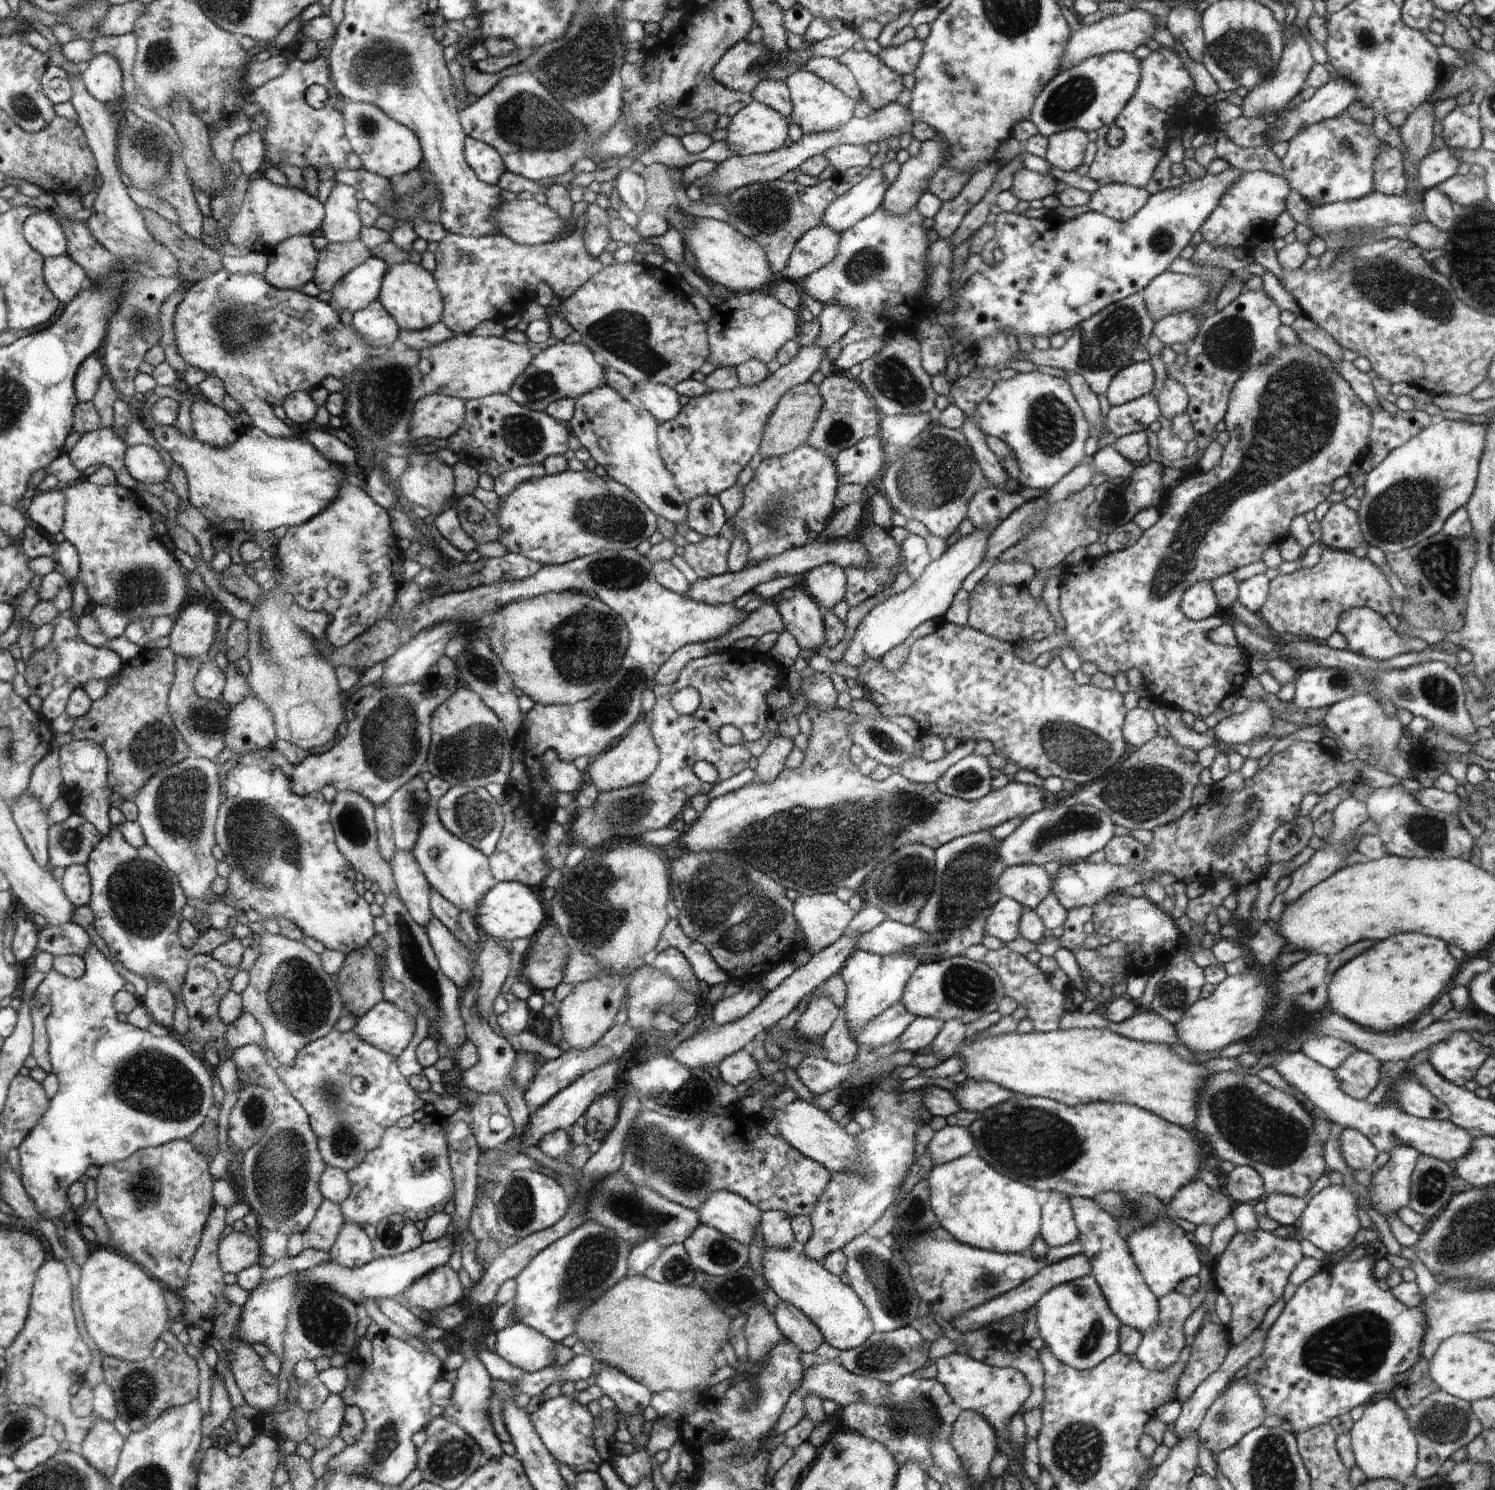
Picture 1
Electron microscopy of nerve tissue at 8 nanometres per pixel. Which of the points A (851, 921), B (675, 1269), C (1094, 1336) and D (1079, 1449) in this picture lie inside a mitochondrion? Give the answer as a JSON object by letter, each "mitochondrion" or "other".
{"A":"other","B":"mitochondrion","C":"mitochondrion","D":"mitochondrion"}

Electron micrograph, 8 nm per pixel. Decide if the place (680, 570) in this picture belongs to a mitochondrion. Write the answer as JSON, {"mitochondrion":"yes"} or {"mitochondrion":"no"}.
{"mitochondrion":"no"}

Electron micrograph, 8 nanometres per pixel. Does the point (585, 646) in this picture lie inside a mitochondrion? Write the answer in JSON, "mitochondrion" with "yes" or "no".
{"mitochondrion":"yes"}

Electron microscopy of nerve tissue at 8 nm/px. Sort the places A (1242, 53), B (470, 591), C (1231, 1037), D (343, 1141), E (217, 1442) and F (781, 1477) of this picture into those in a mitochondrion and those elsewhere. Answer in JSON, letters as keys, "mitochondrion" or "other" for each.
{"A":"mitochondrion","B":"other","C":"other","D":"mitochondrion","E":"other","F":"other"}

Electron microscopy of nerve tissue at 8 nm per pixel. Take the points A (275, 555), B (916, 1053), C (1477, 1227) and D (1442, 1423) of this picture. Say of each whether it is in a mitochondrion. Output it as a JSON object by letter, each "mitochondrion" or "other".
{"A":"other","B":"other","C":"mitochondrion","D":"mitochondrion"}

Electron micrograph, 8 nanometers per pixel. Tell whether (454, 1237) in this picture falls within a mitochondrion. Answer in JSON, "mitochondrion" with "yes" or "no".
{"mitochondrion":"no"}

